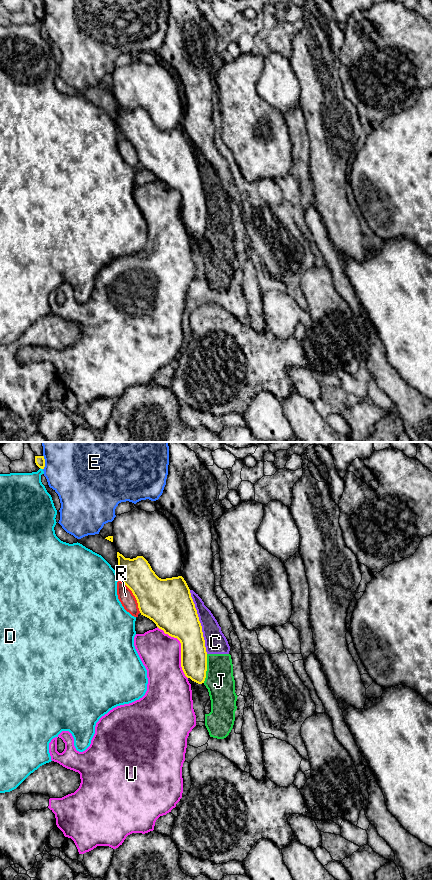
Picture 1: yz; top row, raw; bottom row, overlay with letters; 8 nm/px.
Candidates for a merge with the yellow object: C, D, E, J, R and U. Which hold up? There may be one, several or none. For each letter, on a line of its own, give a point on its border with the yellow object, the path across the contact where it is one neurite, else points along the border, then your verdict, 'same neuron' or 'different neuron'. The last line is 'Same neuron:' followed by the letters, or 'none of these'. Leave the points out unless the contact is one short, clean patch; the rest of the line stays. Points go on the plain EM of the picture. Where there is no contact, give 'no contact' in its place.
C: meets yellow in yz at (199, 174); different neuron
D: meets yellow in yz at (118, 129); different neuron
E: meets yellow in yz at (44, 14); different neuron
J: meets yellow in yz at (206, 220); different neuron
R: meets yellow in yz at (134, 147); different neuron
U: meets yellow in yz at (181, 201); different neuron
Same neuron: none of these

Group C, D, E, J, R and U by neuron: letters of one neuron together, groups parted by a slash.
C J / D / E / R / U

